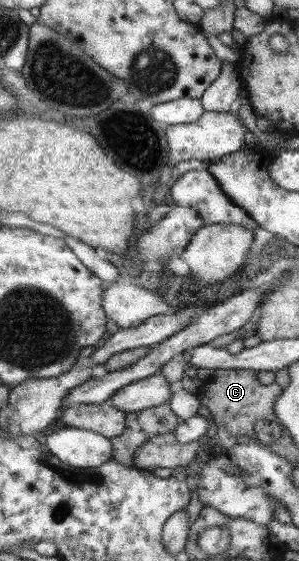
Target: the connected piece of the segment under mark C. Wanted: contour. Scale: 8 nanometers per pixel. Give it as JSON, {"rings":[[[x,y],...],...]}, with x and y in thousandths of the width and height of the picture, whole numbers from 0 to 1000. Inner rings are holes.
{"rings":[[[796,658],[729,660],[699,677],[676,679],[666,690],[645,693],[666,722],[702,734],[722,761],[729,790],[756,802],[783,797],[806,775],[833,786],[866,790],[849,777],[843,758],[860,749],[920,750],[910,722],[940,697],[943,692],[923,683],[870,686],[856,679],[856,663]]]}

